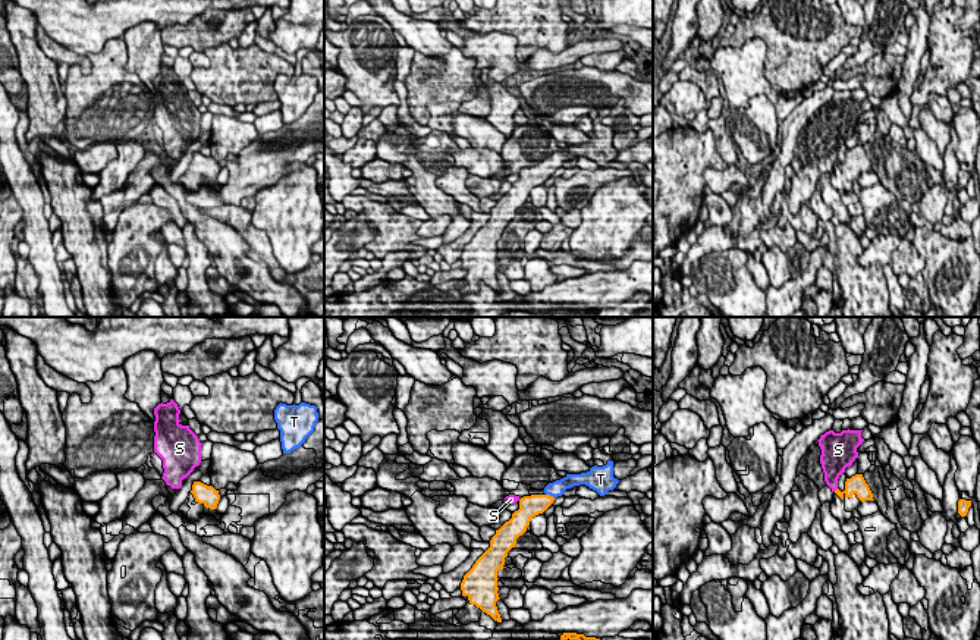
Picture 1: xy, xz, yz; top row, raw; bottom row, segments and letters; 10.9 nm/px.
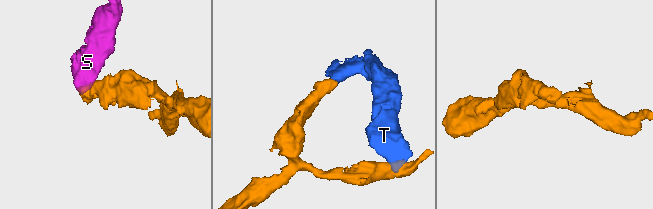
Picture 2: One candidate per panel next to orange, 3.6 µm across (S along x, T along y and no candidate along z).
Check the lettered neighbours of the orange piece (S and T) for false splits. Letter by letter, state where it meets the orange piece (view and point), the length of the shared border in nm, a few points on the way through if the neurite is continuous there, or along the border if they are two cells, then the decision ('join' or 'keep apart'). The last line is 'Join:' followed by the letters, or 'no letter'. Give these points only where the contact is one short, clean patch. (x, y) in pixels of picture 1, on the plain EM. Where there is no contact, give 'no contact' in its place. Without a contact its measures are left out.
S: no contact | keep apart
T: xz (549, 166) | 110 nm | across xz (533, 176), (542, 173), (549, 166), (555, 160) | join
Join: T

